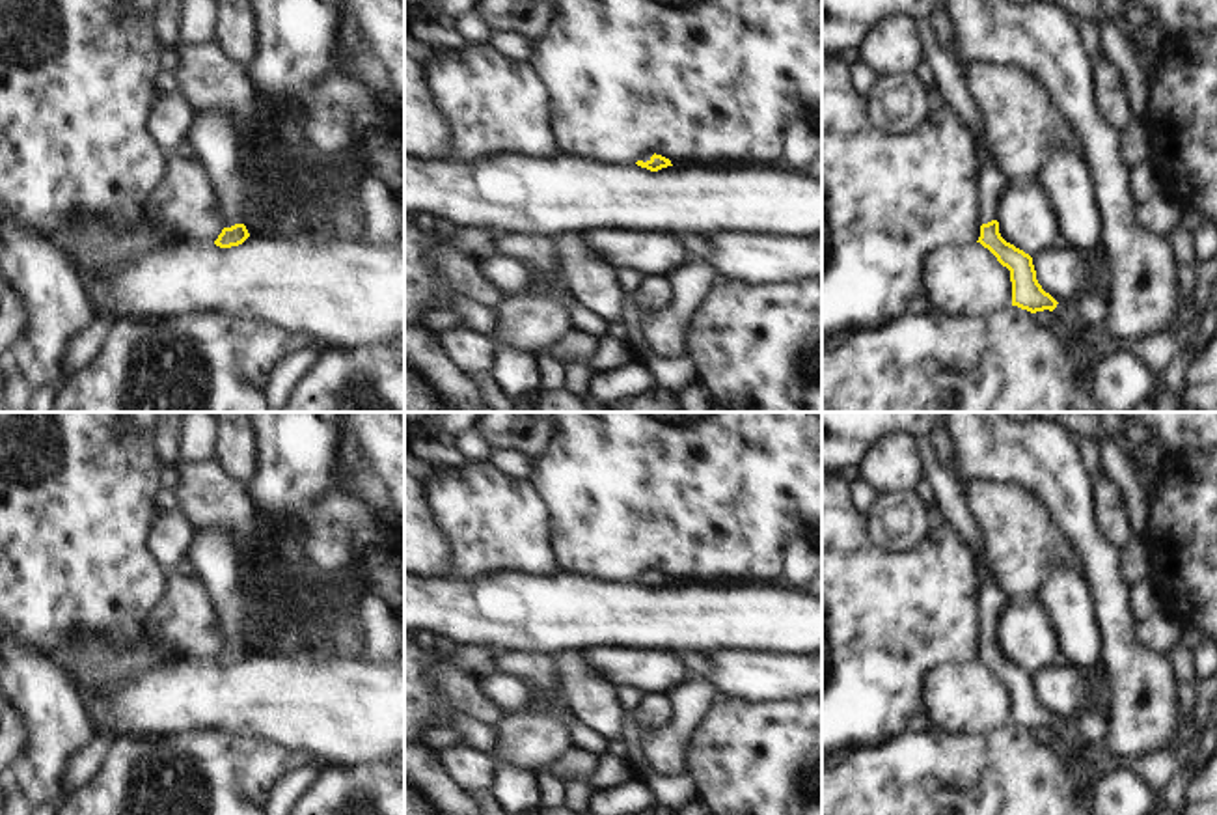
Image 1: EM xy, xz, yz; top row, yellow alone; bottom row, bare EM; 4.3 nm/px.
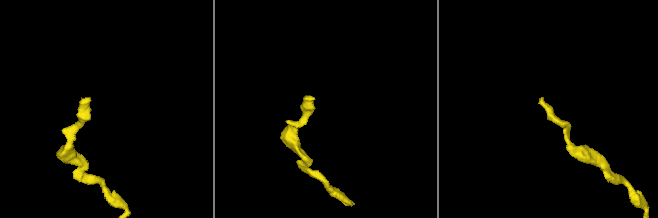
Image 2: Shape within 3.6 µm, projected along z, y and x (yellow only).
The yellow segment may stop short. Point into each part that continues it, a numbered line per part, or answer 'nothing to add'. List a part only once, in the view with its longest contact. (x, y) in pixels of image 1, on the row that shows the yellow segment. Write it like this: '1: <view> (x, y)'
1: xy (213, 135)

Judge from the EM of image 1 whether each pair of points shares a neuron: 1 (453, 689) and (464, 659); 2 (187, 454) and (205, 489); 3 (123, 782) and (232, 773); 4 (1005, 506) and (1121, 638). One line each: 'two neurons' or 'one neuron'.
1: two neurons
2: two neurons
3: one neuron
4: two neurons

